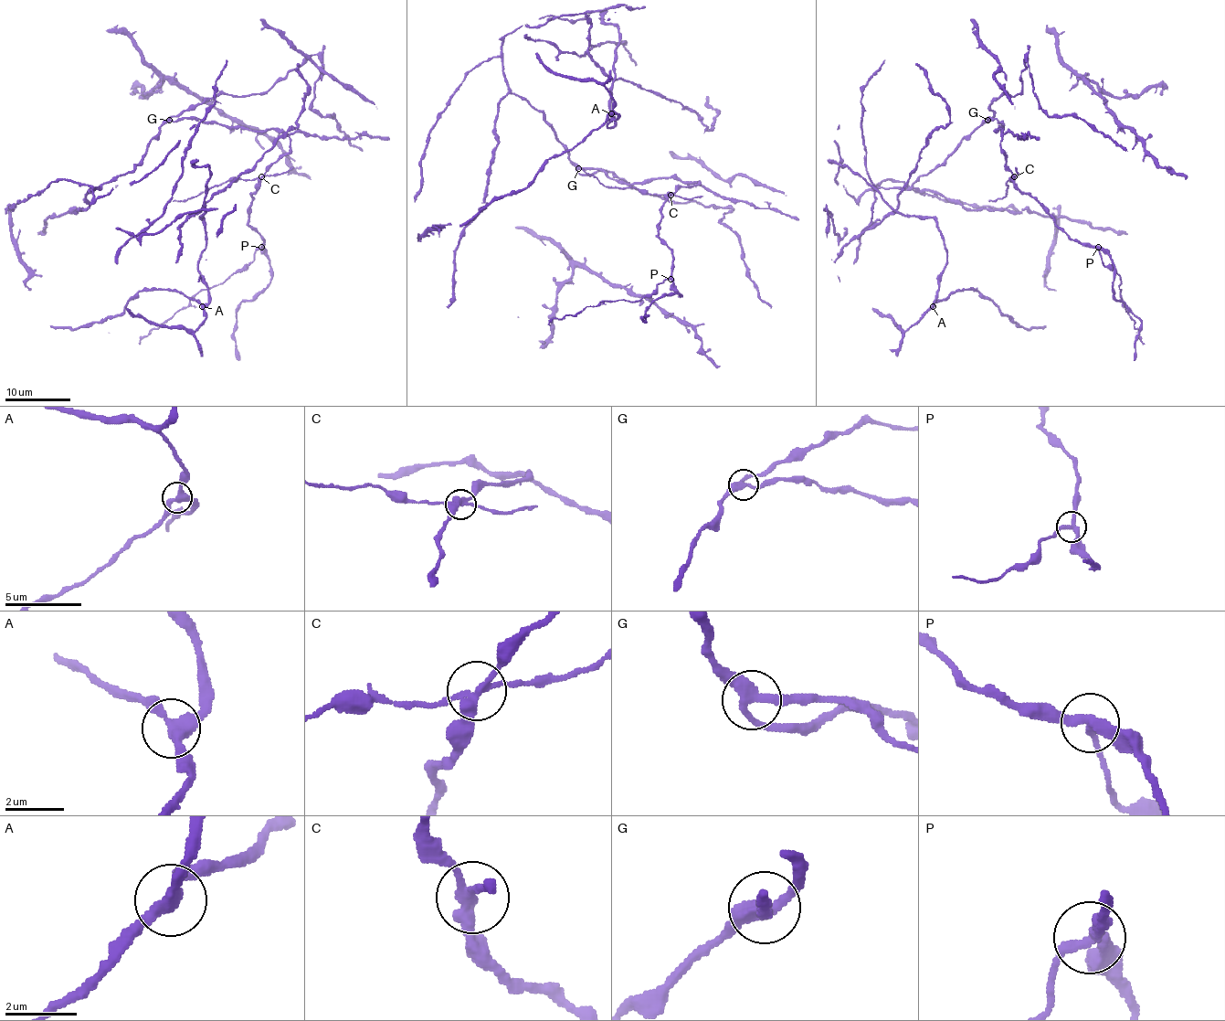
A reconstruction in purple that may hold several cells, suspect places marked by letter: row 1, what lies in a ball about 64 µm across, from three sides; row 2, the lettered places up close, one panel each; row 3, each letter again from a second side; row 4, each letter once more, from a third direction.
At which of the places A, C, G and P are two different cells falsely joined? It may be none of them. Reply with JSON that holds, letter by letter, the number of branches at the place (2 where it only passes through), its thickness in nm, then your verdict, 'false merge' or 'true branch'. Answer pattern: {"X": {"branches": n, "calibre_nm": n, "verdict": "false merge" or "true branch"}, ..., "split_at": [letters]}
{"A": {"branches": 3, "calibre_nm": 320, "verdict": "true branch"}, "C": {"branches": 4, "calibre_nm": 280, "verdict": "false merge"}, "G": {"branches": 3, "calibre_nm": 320, "verdict": "true branch"}, "P": {"branches": 3, "calibre_nm": 280, "verdict": "false merge"}, "split_at": ["C", "P"]}

